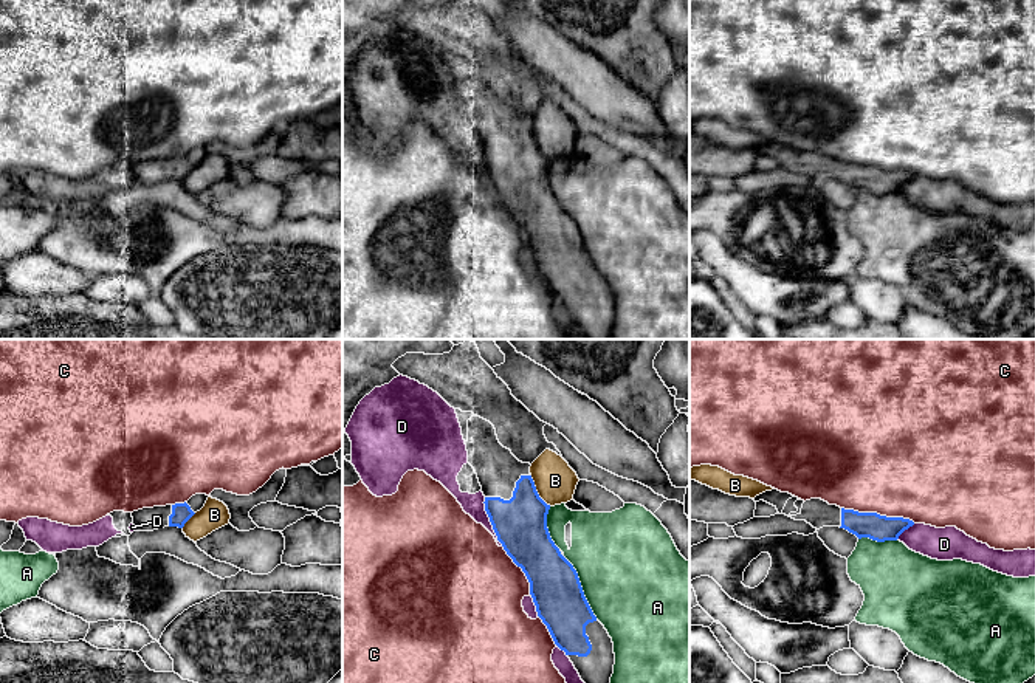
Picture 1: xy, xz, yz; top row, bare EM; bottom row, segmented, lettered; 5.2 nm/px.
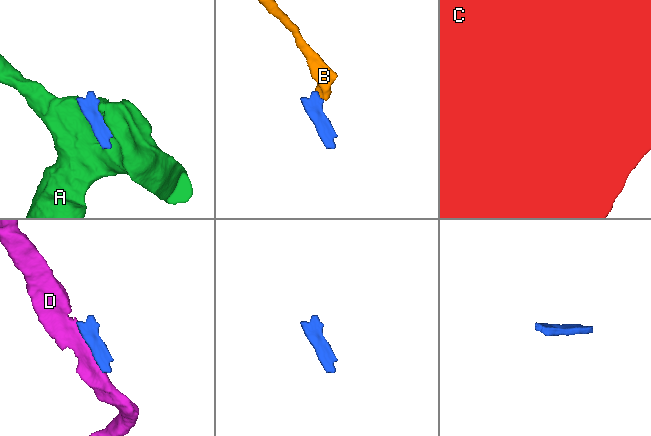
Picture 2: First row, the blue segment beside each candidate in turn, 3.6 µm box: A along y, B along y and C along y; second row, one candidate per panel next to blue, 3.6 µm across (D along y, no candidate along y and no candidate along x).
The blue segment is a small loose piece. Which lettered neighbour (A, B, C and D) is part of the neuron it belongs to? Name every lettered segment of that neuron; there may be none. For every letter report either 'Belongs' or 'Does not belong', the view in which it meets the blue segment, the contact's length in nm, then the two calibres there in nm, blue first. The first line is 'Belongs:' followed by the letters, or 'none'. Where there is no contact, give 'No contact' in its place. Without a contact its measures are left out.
Belongs: none
A: Does not belong. Touches blue in xz. Shared border 380 nm. Thickness 260 nm (blue) against 500 nm
B: Does not belong. Touches blue in xz. Shared border 190 nm. Thickness 280 nm (blue) against 220 nm
C: Does not belong. Touches blue in yz. Shared border 400 nm. Thickness 140 nm (blue) against 500 nm
D: Does not belong. Touches blue in xz. Shared border 280 nm. Thickness 280 nm (blue) against 110 nm

